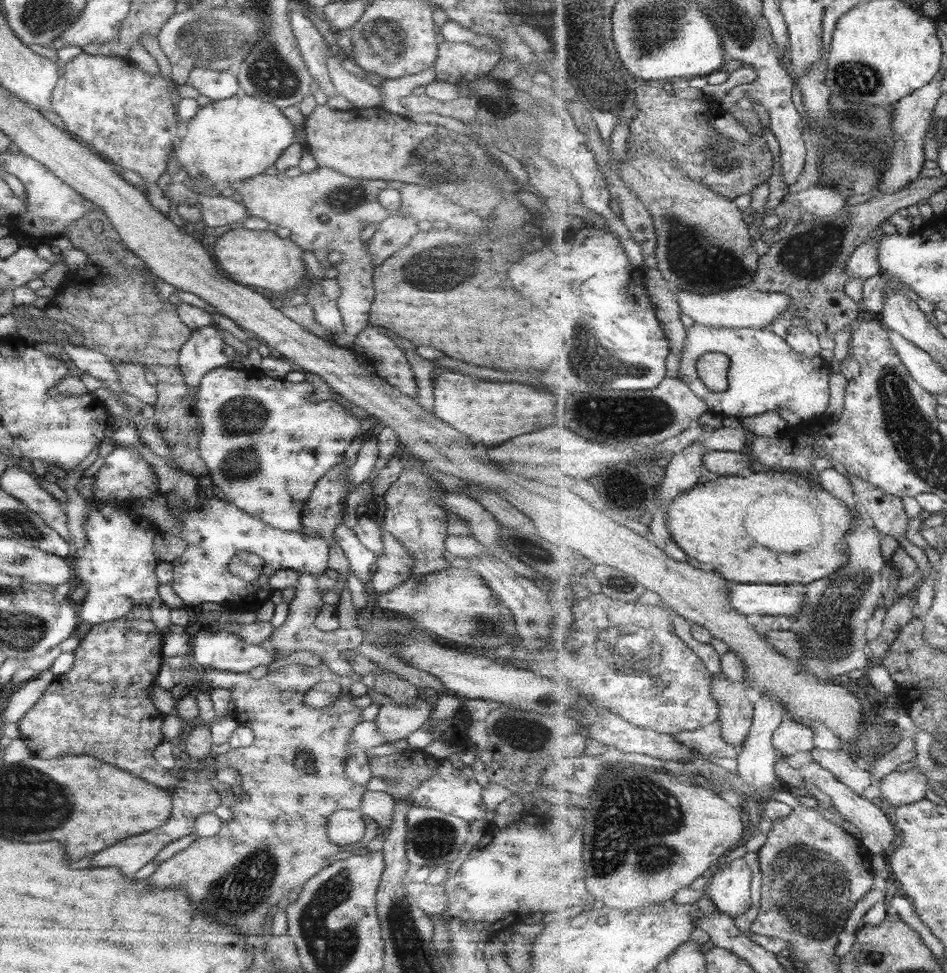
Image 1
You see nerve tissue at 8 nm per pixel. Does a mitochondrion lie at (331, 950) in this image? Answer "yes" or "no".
yes

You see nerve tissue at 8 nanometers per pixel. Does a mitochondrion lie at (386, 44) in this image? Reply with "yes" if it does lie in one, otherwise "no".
yes

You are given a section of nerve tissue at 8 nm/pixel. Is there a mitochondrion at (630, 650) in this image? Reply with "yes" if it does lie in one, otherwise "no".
yes

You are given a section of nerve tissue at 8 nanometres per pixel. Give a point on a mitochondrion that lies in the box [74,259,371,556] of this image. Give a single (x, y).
(239, 416)

